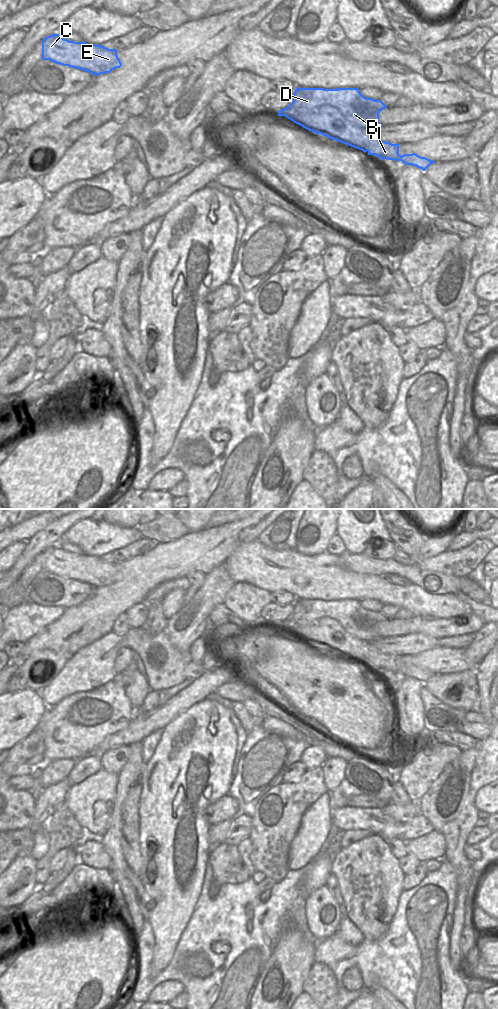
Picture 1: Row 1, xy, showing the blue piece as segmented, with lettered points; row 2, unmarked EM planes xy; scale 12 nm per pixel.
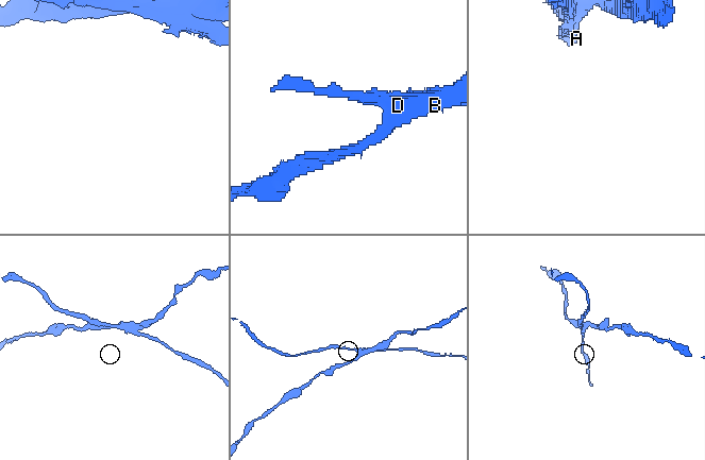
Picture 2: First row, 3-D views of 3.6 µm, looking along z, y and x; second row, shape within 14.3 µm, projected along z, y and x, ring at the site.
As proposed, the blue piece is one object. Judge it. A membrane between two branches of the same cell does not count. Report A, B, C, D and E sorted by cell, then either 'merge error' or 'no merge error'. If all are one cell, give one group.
groups A C E / B D; merge error

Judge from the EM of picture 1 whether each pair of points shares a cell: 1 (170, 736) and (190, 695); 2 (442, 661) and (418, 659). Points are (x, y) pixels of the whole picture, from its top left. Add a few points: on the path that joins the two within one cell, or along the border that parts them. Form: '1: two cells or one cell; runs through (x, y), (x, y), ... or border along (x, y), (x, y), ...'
1: two cells; border along (201, 701), (180, 713), (163, 729)
2: one cell; runs through (436, 660), (424, 660)

